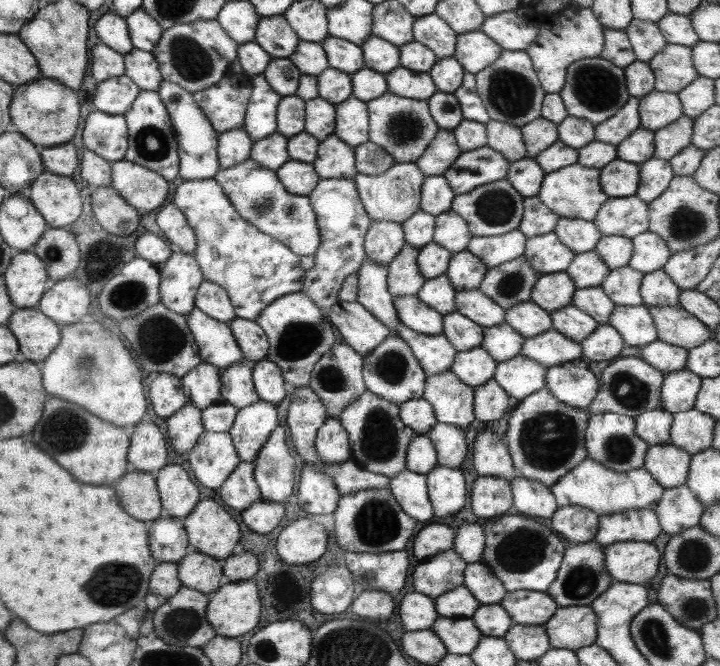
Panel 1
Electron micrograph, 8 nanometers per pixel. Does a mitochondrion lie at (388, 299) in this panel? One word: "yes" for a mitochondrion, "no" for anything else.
no

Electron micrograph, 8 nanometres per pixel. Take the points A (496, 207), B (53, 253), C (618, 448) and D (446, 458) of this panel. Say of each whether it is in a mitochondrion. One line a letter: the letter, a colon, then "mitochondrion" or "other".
A: mitochondrion
B: mitochondrion
C: mitochondrion
D: other

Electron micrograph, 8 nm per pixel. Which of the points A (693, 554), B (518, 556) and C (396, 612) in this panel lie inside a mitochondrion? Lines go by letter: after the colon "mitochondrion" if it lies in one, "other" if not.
A: mitochondrion
B: mitochondrion
C: other

